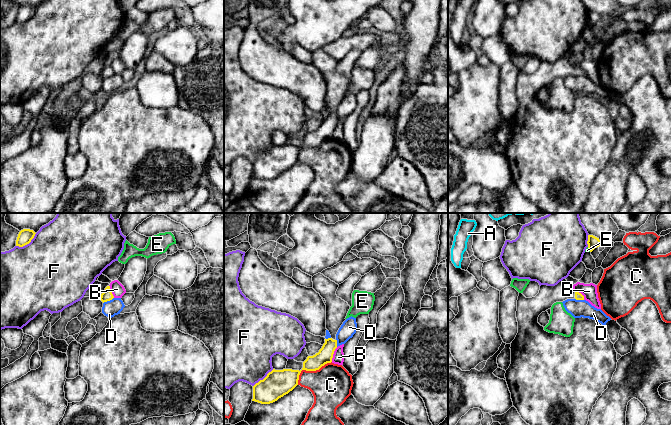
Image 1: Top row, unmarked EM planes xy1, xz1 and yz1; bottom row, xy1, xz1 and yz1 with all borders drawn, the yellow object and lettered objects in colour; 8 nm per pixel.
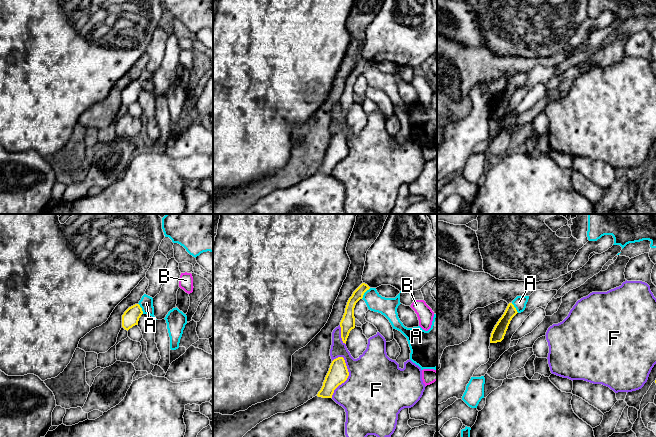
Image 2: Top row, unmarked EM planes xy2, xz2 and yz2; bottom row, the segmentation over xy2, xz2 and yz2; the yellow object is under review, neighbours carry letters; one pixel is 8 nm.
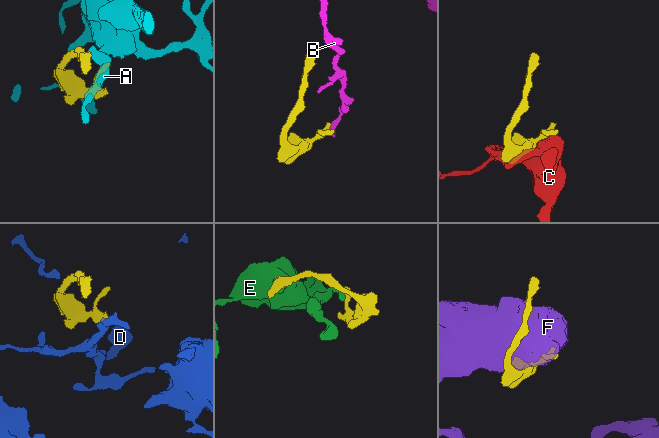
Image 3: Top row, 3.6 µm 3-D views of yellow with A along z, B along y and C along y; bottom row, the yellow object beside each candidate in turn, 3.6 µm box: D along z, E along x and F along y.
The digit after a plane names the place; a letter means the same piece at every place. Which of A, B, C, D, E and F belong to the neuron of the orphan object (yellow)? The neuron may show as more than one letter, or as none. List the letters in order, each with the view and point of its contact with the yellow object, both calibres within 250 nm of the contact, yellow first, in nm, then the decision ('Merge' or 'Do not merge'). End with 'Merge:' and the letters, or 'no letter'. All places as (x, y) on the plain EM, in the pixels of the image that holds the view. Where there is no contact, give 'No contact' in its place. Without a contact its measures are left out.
A: Touches yellow at xz2 (364, 68). Thickness 100 nm (yellow) against 140 nm. Do not merge
B: Touches yellow at xz1 (333, 129). Thickness 120 nm (yellow) against 100 nm. Do not merge
C: Touches yellow at xz1 (309, 146). Thickness 200 nm (yellow) against 320 nm. Do not merge
D: Touches yellow at xy1 (108, 76). Thickness 90 nm (yellow) against 130 nm. Do not merge
E: Touches yellow at yz1 (588, 24). Thickness 100 nm (yellow) against 30 nm. Do not merge
F: Touches yellow at xz2 (347, 153). Thickness 160 nm (yellow) against 500 nm. Do not merge
Merge: no letter

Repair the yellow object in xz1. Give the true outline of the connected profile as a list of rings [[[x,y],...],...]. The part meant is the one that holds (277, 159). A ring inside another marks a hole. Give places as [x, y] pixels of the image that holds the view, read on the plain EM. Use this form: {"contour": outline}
{"contour": [[[273,145],[263,156],[260,156],[253,162],[252,177],[261,180],[270,180],[277,177],[298,161],[301,147]]]}

